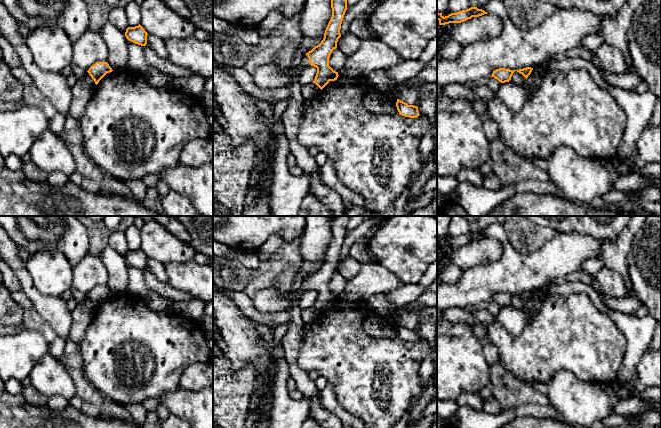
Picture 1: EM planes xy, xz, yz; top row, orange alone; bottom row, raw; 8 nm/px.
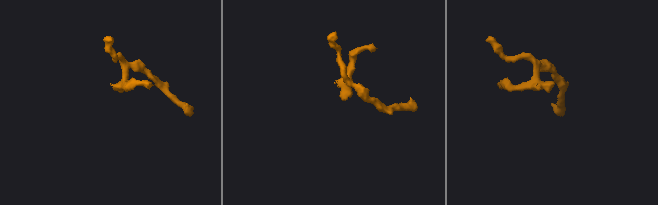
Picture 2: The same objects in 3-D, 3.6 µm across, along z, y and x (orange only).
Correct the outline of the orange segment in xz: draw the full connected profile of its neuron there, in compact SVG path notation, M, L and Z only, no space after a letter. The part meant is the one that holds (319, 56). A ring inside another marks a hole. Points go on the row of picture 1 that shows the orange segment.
M331 0L332 17L326 27L324 38L321 43L311 51L303 54L301 67L314 66L317 73L313 83L321 90L330 82L338 78L338 72L329 66L329 58L337 48L338 39L341 37L341 24L347 10L347 0Z

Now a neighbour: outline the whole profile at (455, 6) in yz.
M450 0L449 10L456 13L462 10L469 9L476 5L483 5L491 0Z

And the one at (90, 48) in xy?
M85 30L83 35L72 44L72 64L87 72L96 62L106 62L107 45L100 32Z

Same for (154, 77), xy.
M151 68L145 73L145 76L147 82L156 88L172 88L173 78L159 70Z

